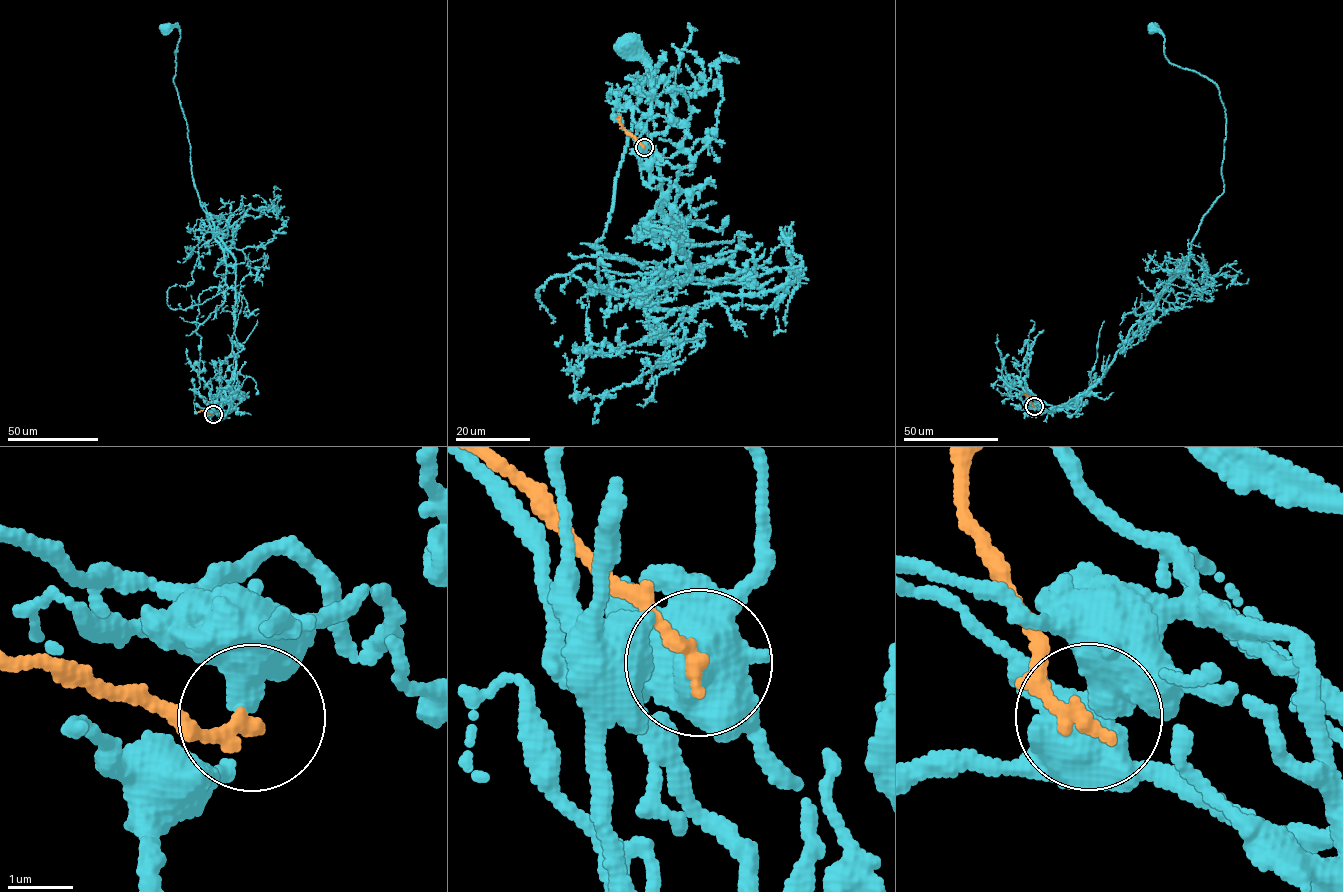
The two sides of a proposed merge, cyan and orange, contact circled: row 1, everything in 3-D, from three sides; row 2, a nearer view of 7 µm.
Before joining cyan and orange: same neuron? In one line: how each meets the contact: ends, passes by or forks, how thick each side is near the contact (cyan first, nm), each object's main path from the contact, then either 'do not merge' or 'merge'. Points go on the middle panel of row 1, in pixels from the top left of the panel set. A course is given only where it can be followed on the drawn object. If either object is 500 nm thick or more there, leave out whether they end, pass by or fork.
cyan passes by; orange ends; calibres 400 and 240 nm; course cyan (643, 147), (678, 167), (691, 271), (609, 304), (596, 243), (652, 74), (629, 44); course orange (643, 147), (626, 131), (618, 116); do not merge

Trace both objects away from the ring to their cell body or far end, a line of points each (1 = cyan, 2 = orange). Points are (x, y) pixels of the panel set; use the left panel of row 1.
1: (213, 414), (232, 409), (235, 261), (203, 208), (192, 175), (187, 124), (173, 80), (180, 29), (166, 28)
2: (213, 414), (197, 411)

